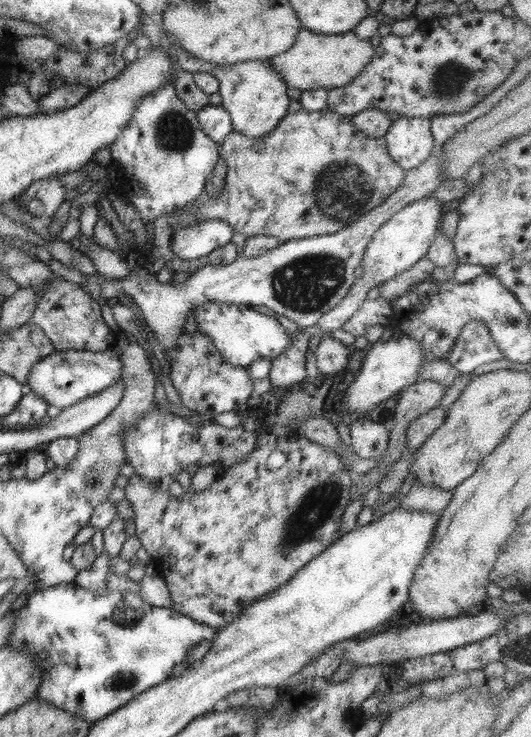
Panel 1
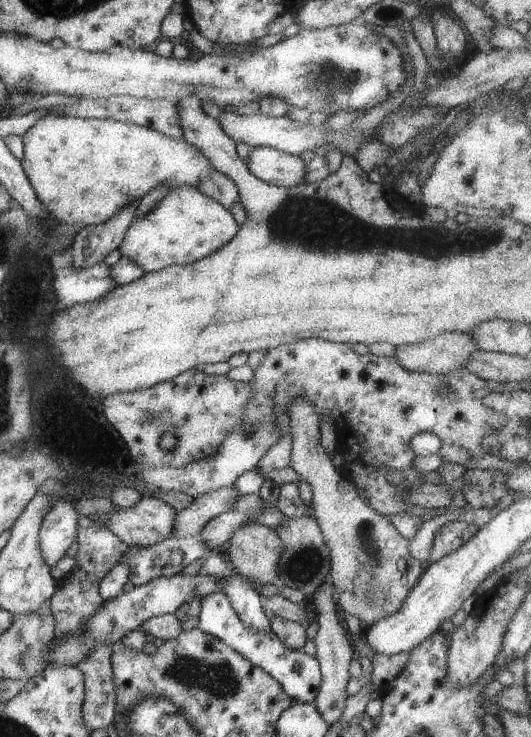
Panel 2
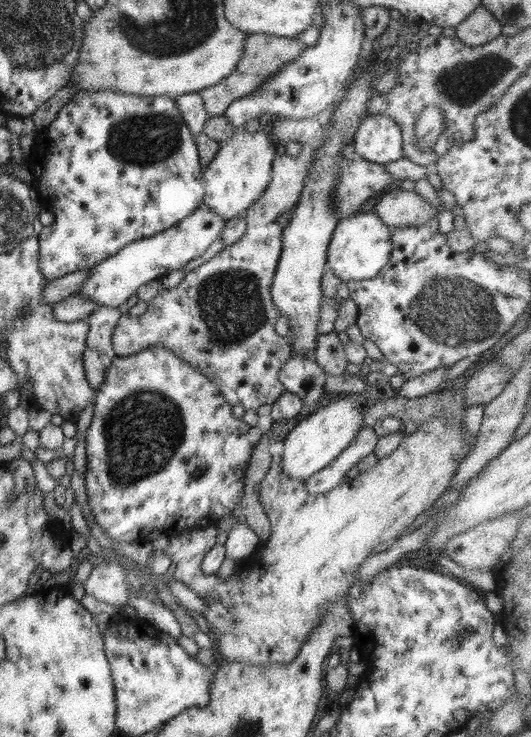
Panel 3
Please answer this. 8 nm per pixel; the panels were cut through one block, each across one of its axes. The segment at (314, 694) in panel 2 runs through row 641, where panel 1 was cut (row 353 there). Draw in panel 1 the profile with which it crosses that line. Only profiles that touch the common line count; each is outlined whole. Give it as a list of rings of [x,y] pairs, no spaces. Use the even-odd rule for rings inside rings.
[[[202,303],[199,311],[194,313],[194,318],[196,318],[196,326],[197,330],[200,330],[204,336],[208,336],[210,340],[212,340],[212,345],[216,348],[216,351],[219,351],[221,353],[221,356],[225,359],[225,362],[228,362],[231,366],[234,367],[241,367],[241,368],[247,368],[252,362],[255,362],[256,360],[264,359],[268,361],[276,360],[278,356],[282,355],[284,352],[287,351],[287,347],[289,346],[290,340],[290,334],[288,330],[286,330],[274,317],[264,315],[254,309],[252,309],[252,306],[250,305],[243,305],[243,304],[228,304],[228,303]]]

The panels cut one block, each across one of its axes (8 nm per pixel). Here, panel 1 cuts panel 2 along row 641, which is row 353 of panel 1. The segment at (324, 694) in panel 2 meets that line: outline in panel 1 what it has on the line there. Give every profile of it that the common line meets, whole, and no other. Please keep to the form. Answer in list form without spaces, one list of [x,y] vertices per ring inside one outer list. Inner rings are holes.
[[[322,336],[318,348],[316,348],[316,365],[322,374],[334,375],[342,369],[347,369],[349,356],[353,348],[344,346],[338,339],[332,336]]]

